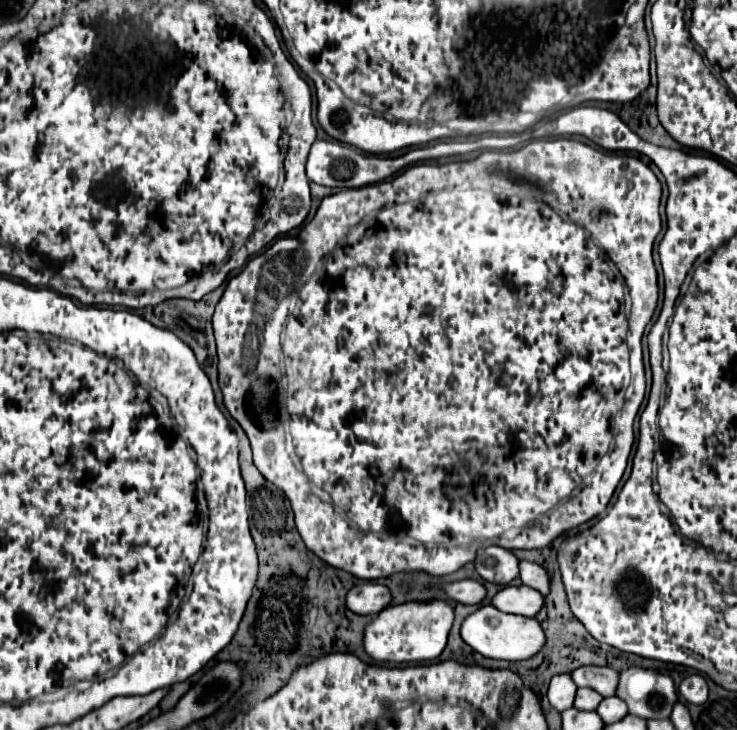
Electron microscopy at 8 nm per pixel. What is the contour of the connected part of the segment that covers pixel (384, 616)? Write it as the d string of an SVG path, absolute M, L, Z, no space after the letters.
M407 601L401 605L385 607L363 629L363 647L373 661L393 663L423 663L441 655L447 645L447 635L453 625L453 609L445 601L417 603Z

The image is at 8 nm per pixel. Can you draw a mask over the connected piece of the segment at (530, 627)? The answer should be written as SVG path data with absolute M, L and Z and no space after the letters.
M485 605L475 613L467 615L461 623L461 637L477 653L491 659L507 659L507 661L529 659L541 649L541 643L545 643L541 625L533 617L503 613L503 611L497 611L493 605Z

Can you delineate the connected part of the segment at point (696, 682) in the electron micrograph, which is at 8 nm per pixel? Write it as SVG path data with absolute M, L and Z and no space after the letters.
M700 673L689 675L681 681L679 693L685 701L691 701L695 705L701 705L707 701L707 680Z

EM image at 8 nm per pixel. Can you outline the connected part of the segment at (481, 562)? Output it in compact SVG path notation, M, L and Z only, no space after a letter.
M487 547L479 549L473 561L475 571L489 583L509 585L517 577L519 559L503 547Z

